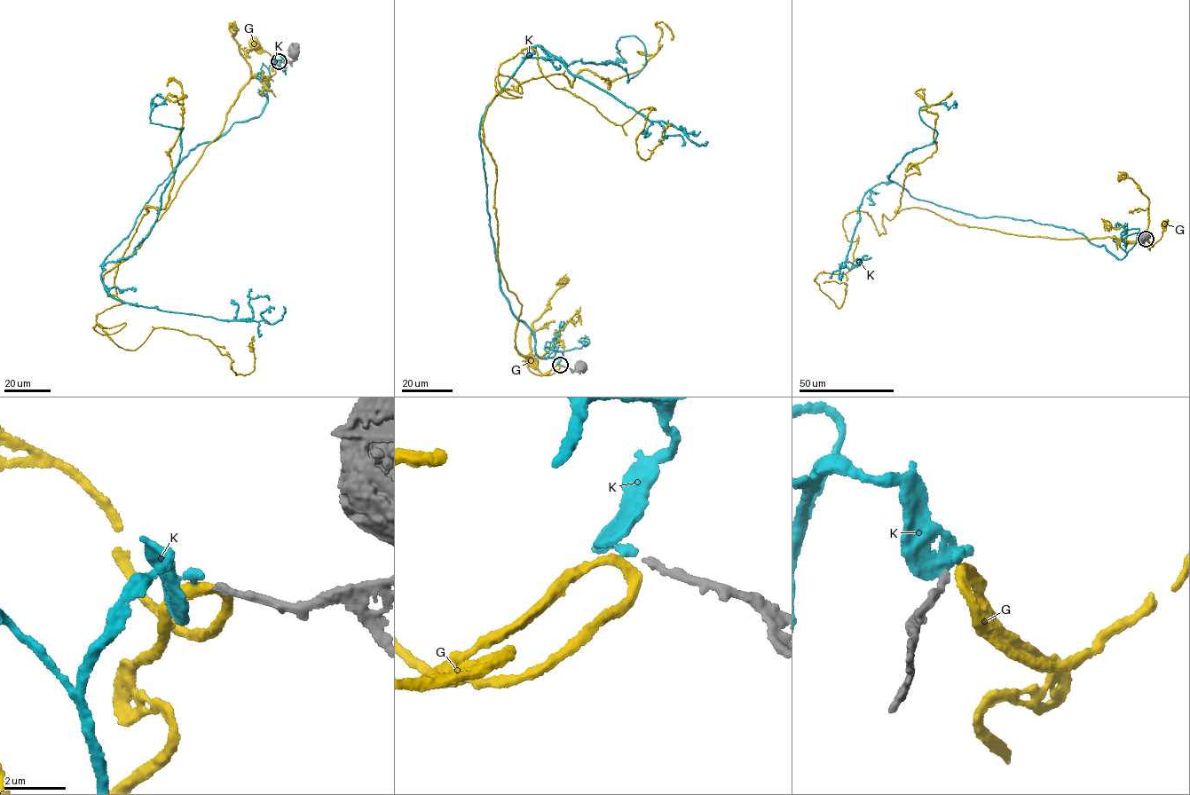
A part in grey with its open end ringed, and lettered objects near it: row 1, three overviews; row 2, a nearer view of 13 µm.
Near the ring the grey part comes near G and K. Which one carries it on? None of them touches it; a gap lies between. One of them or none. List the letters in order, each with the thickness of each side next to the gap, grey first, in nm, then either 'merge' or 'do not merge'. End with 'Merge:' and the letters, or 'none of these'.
G: 240/300 nm | do not merge
K: 240/260 nm | merge
Merge: K

